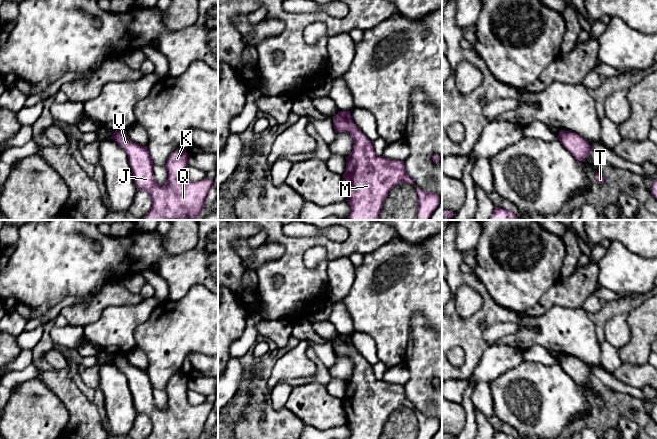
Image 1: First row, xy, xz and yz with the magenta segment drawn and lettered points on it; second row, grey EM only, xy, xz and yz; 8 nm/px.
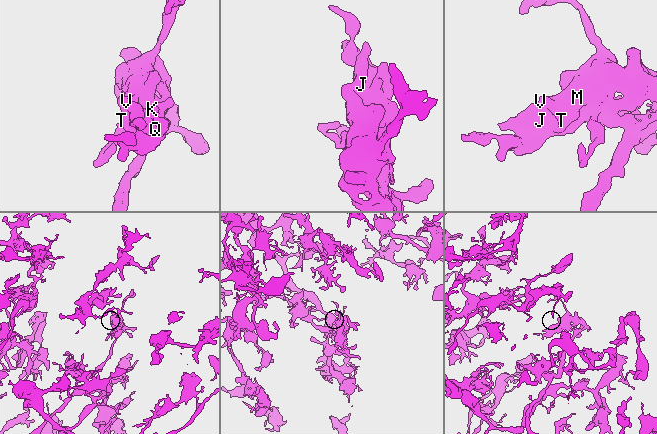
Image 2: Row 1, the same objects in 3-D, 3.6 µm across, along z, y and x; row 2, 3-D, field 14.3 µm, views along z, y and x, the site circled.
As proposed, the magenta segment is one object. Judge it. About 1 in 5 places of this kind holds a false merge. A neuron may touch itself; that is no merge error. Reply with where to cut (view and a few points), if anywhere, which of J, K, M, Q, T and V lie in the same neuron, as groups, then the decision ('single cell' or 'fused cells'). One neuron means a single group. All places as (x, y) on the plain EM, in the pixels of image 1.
no cut | J K M Q T V | single cell

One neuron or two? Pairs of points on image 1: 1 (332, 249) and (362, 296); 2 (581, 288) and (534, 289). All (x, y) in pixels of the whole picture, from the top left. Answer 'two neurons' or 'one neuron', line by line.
1: two neurons
2: two neurons

